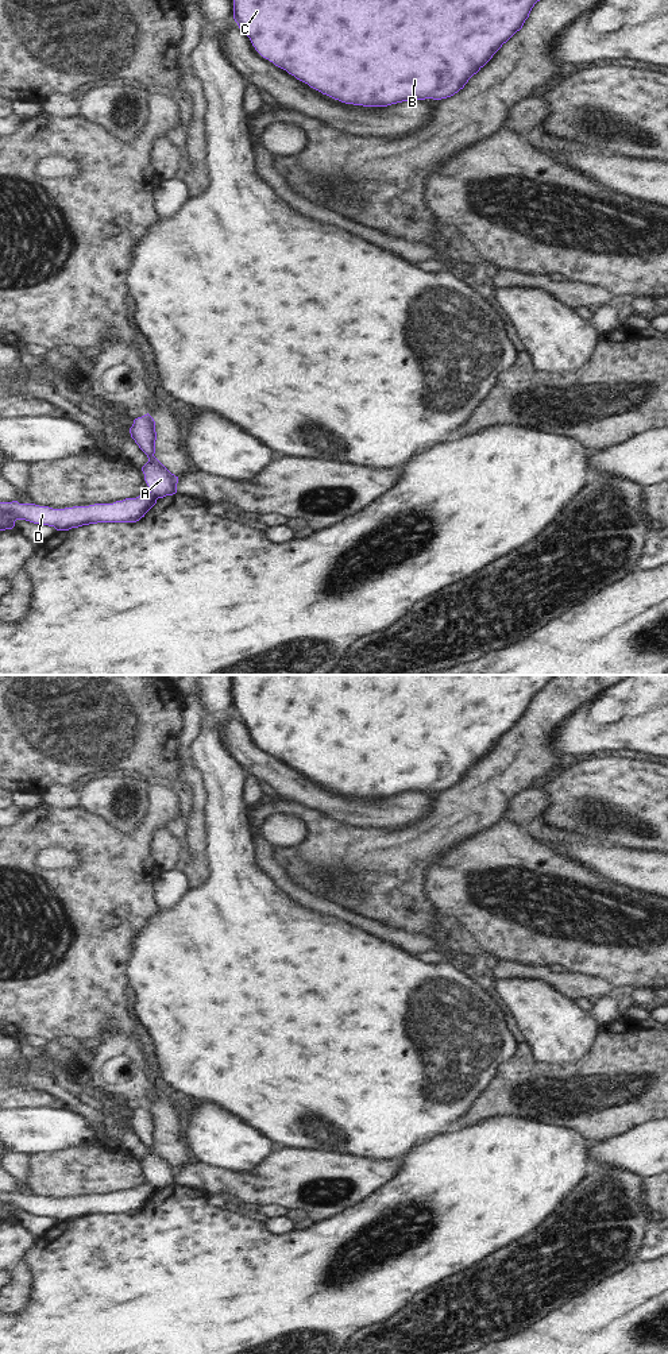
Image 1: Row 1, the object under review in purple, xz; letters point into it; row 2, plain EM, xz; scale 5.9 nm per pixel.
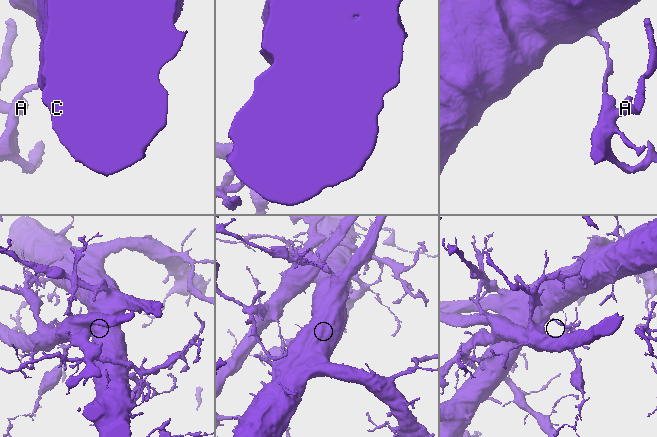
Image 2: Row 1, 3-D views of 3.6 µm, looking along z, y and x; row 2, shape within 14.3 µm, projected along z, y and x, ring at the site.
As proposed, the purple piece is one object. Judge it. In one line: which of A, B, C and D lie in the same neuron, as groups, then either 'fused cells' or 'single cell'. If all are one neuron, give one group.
groups A B C / D; fused cells

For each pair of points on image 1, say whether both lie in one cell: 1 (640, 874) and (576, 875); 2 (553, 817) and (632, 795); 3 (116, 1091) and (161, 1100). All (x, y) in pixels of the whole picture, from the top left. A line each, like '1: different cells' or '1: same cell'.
1: different cells
2: same cell
3: different cells

